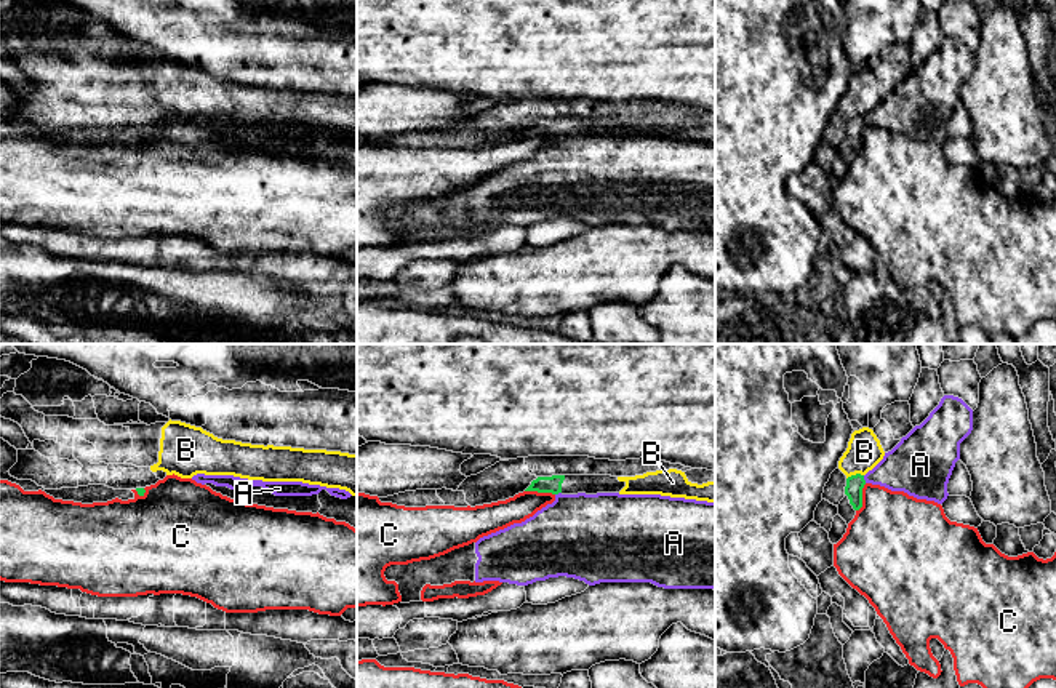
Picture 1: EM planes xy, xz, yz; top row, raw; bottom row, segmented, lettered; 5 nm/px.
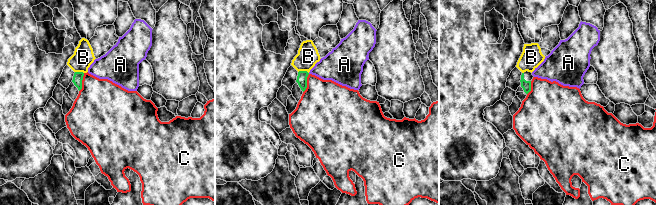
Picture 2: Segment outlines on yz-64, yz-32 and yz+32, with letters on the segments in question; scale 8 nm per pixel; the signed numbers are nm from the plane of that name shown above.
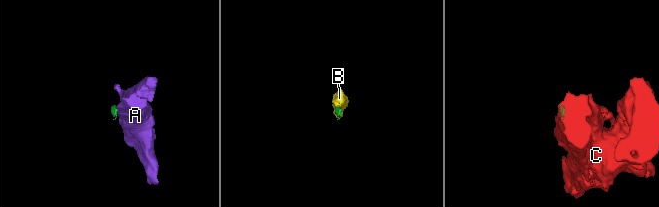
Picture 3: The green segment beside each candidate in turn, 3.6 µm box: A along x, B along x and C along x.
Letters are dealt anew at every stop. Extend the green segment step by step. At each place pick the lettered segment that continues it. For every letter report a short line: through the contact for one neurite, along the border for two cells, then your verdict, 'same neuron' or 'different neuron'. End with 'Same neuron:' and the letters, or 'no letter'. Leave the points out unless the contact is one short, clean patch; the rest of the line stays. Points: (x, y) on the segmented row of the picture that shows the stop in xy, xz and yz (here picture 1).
A: yz (863, 476), (866, 482) | different neuron
B: yz (863, 474), (853, 474), (847, 479) | different neuron
C: different neuron
Same neuron: no letter

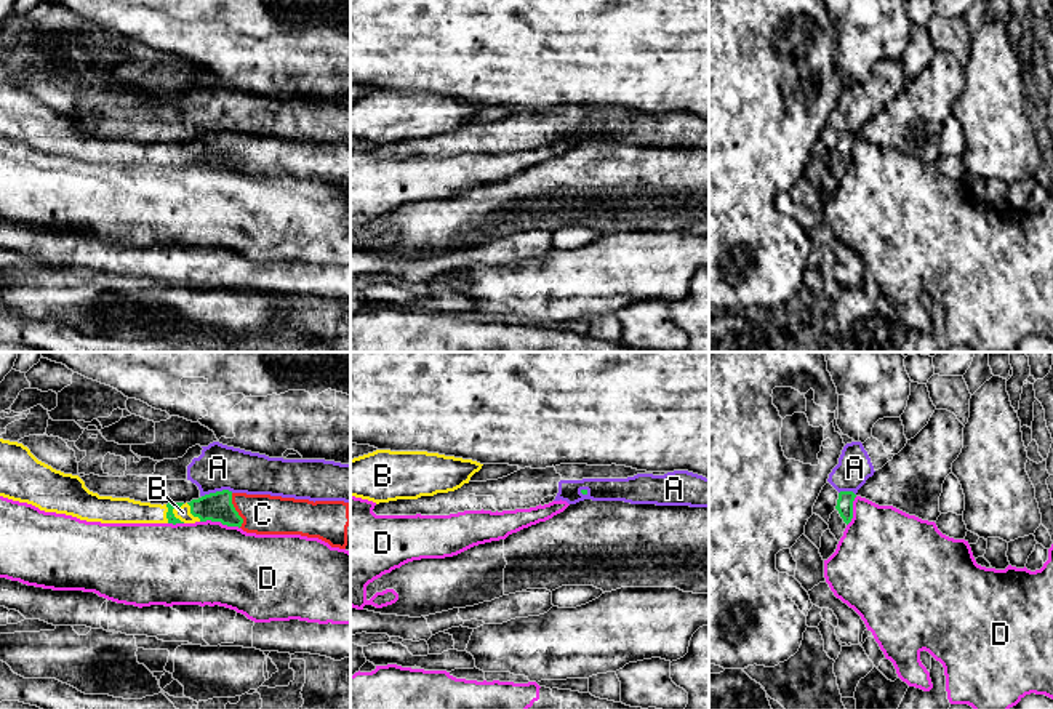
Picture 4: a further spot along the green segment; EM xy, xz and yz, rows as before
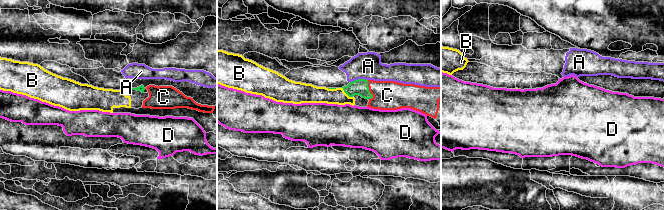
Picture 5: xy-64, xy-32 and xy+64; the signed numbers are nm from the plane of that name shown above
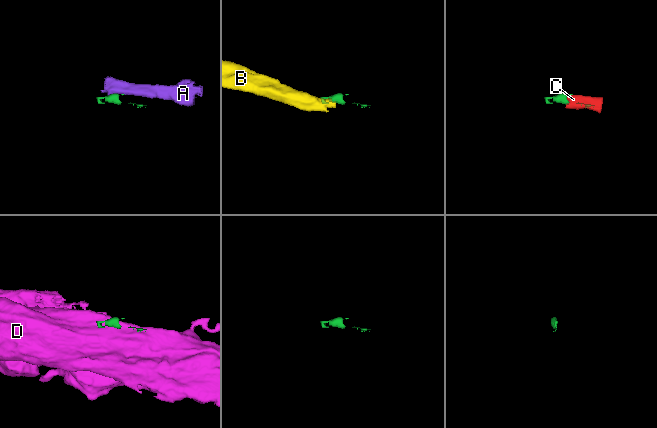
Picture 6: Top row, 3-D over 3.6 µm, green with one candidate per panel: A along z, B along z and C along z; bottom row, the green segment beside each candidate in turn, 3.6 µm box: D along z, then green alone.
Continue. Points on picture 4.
A: xy (232, 492), (210, 492), (202, 496) | different neuron
B: xy (170, 516), (173, 514), (183, 512) | same neuron
C: xy (218, 506), (236, 511), (263, 514) | same neuron
D: different neuron
Same neuron: B, C

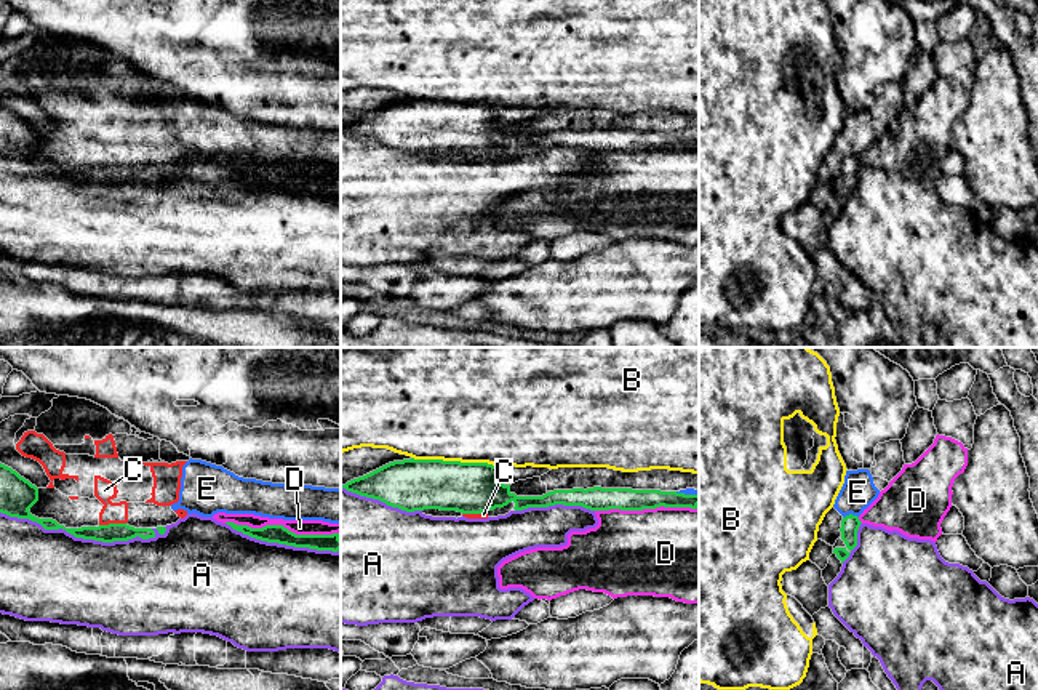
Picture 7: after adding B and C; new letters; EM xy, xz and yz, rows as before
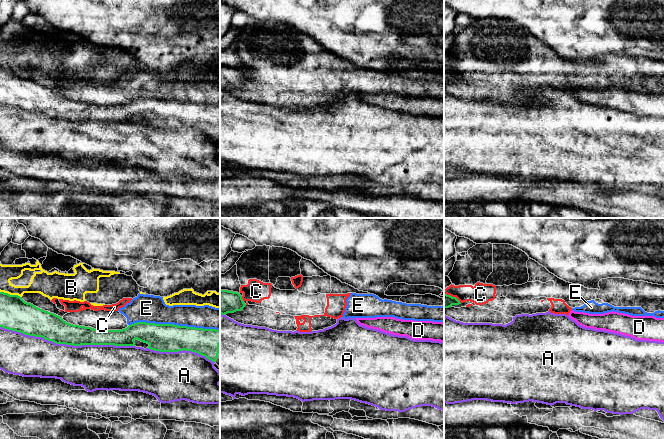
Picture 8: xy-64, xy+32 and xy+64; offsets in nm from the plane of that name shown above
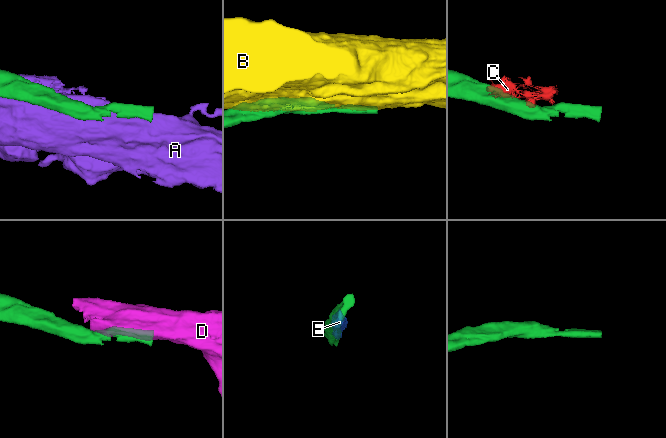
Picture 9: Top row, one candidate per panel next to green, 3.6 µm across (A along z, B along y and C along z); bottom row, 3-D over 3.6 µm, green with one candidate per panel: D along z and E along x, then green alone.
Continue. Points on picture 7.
A: different neuron
B: different neuron
C: different neuron
D: different neuron
E: different neuron
Same neuron: no letter

